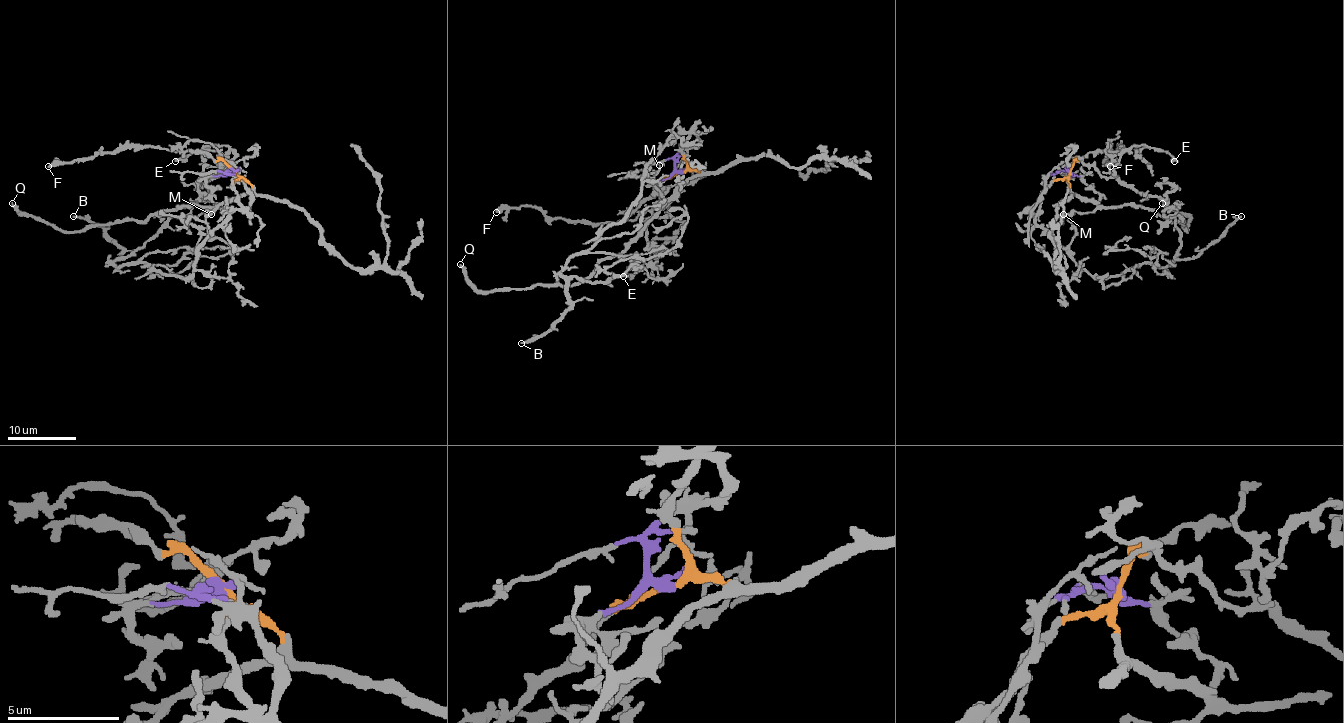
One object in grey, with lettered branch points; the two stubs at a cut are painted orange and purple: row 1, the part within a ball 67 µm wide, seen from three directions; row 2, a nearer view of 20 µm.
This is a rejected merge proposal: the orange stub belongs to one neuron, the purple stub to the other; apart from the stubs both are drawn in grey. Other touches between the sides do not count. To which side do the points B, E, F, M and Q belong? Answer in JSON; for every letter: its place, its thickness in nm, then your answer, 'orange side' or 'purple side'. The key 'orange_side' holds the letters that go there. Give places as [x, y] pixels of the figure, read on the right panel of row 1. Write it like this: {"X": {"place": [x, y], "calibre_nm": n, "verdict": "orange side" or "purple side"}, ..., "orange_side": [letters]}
{"B": {"place": [1241, 216], "calibre_nm": 220, "verdict": "purple side"}, "E": {"place": [1174, 161], "calibre_nm": 260, "verdict": "purple side"}, "F": {"place": [1110, 166], "calibre_nm": 400, "verdict": "orange side"}, "M": {"place": [1063, 214], "calibre_nm": 180, "verdict": "orange side"}, "Q": {"place": [1162, 203], "calibre_nm": 300, "verdict": "orange side"}, "orange_side": ["F", "M", "Q"]}

